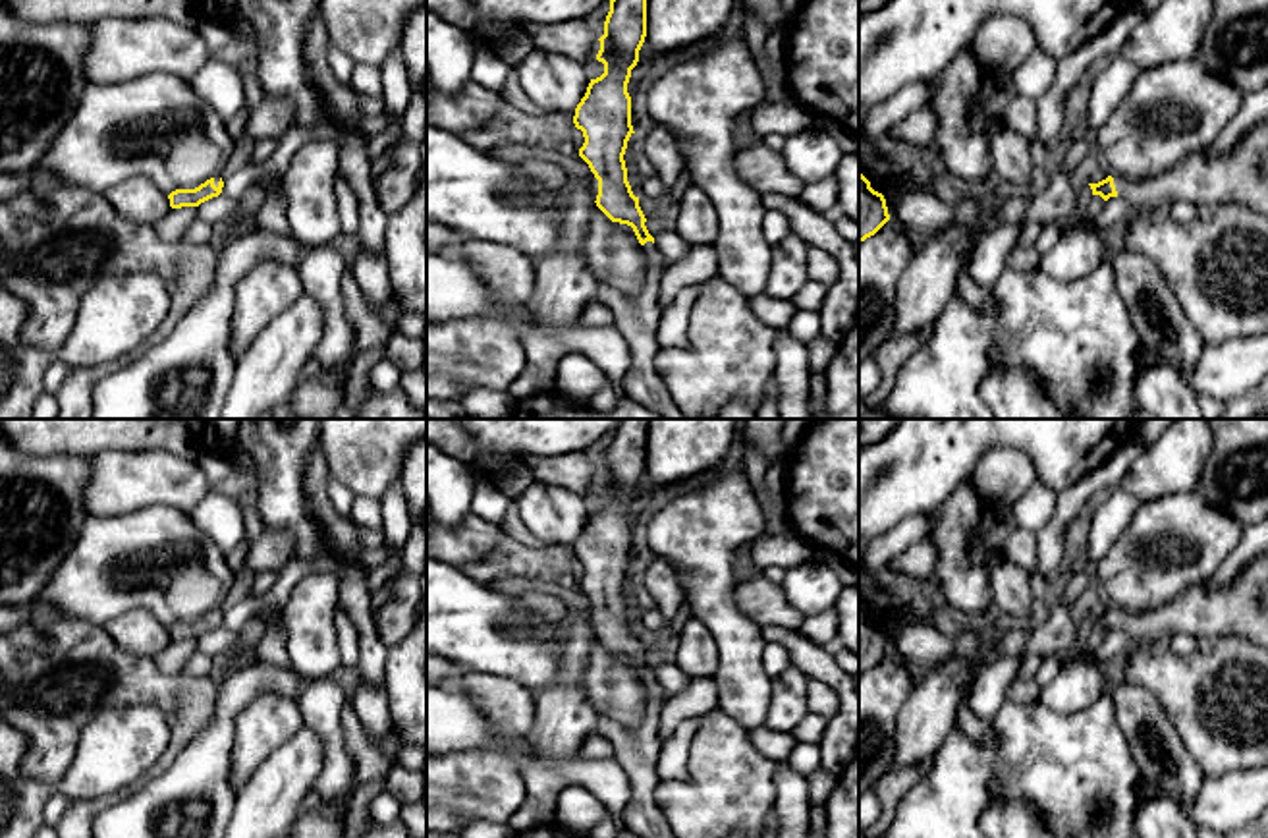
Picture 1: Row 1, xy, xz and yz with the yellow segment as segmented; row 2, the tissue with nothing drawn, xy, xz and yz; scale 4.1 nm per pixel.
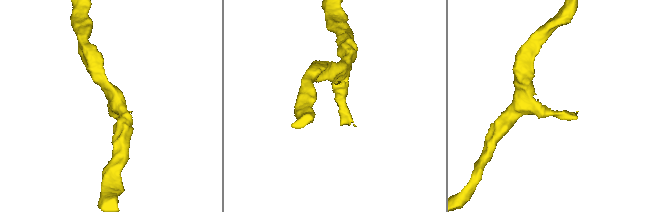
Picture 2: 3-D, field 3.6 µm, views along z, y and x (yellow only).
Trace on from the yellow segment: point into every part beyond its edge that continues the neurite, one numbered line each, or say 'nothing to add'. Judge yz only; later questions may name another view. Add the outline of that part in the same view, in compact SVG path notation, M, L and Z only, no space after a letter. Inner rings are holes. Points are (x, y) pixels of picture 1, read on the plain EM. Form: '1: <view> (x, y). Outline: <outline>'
1: yz (1240, 607). Outline: M1268 552L1245 564L1226 585L1189 589L1160 610L1114 610L1119 629L1137 643L1166 645L1175 633L1239 633L1268 649Z

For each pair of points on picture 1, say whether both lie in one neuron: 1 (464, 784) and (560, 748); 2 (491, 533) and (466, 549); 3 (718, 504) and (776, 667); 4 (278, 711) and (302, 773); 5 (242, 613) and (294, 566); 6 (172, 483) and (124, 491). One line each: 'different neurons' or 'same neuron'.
1: different neurons
2: same neuron
3: different neurons
4: different neurons
5: same neuron
6: same neuron

